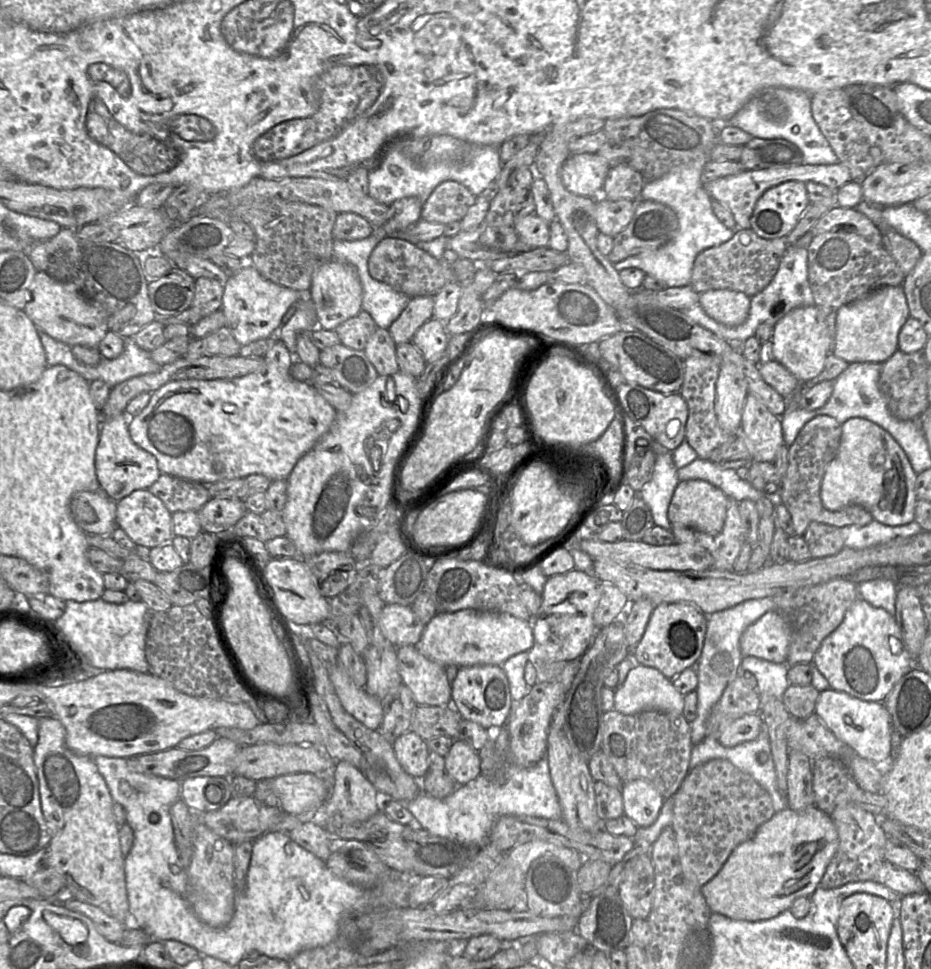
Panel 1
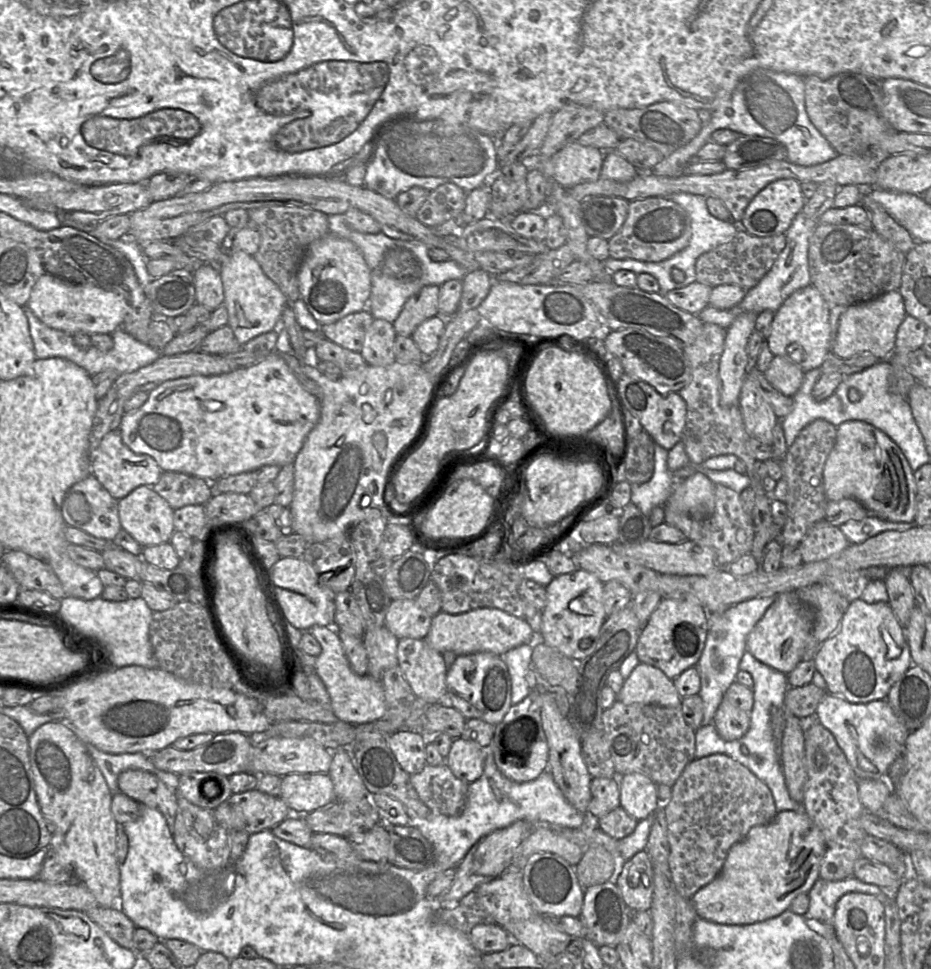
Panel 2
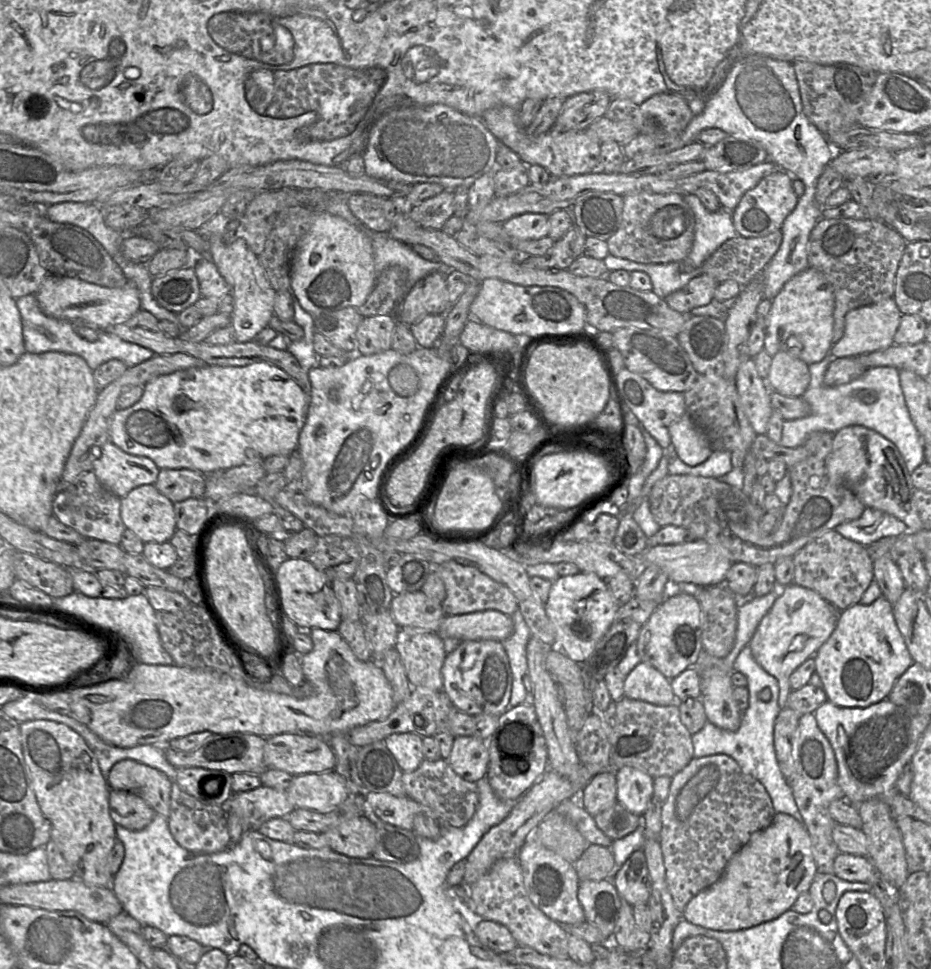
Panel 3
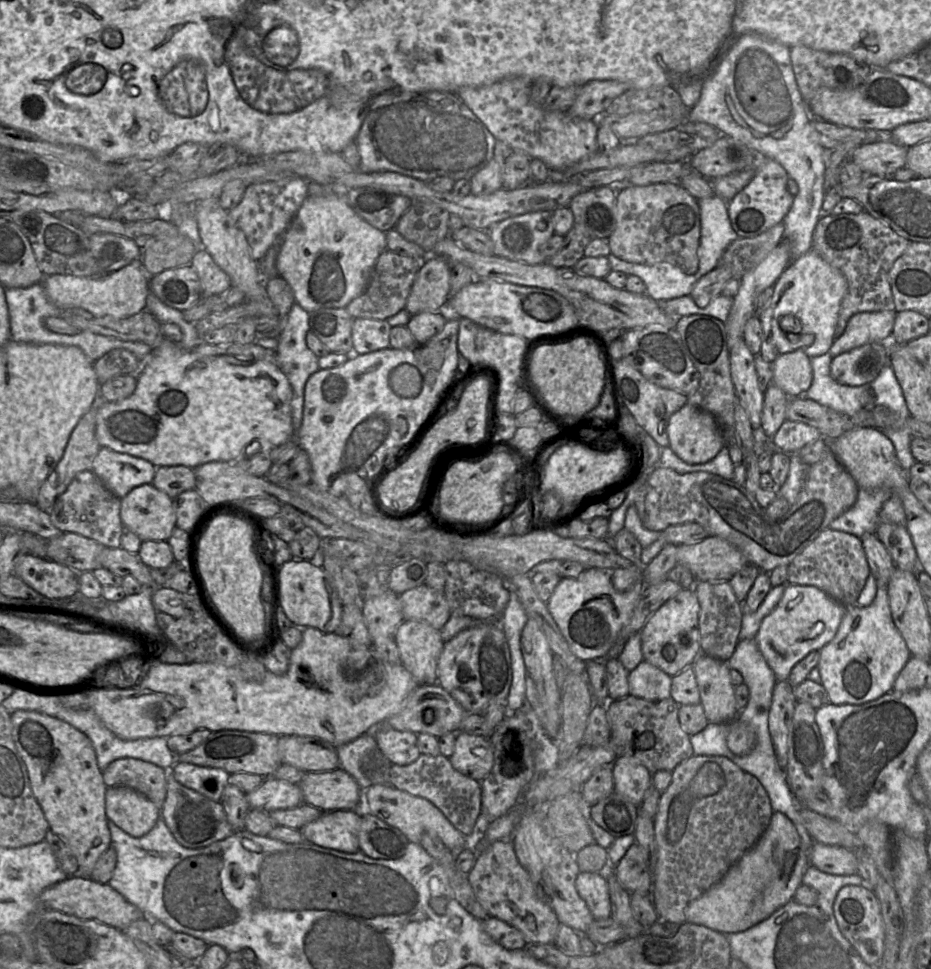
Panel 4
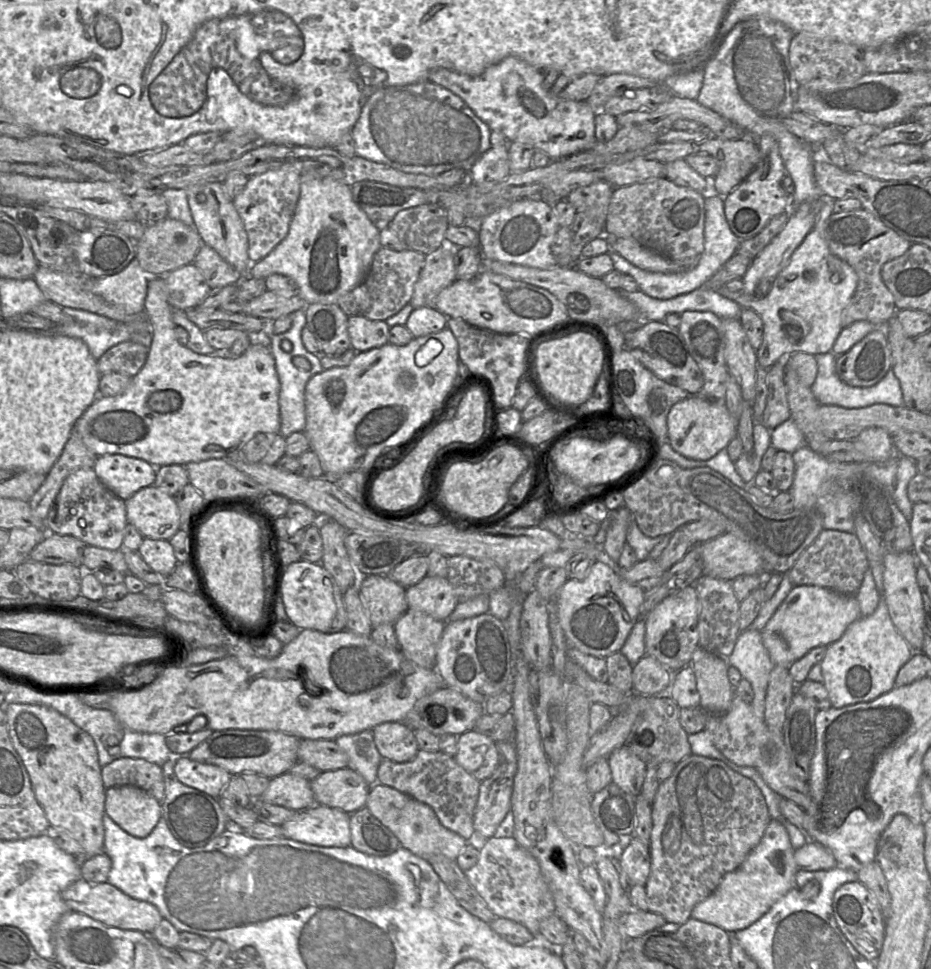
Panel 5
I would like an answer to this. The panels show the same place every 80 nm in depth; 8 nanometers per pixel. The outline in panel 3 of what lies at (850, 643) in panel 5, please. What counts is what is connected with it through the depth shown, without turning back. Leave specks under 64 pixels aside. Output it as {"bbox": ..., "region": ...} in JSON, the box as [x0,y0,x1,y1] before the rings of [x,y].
{"bbox":[814,595,914,707],"region":[[[882,595],[870,605],[860,602],[839,612],[836,627],[814,655],[815,671],[819,675],[827,700],[841,707],[867,707],[887,699],[897,679],[914,662],[897,627],[893,605]]]}

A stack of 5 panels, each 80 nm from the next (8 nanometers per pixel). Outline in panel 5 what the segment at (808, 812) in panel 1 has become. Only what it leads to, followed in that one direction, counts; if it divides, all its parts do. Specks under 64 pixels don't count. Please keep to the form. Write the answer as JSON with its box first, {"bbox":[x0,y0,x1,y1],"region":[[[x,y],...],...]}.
{"bbox":[691,819,799,933],"region":[[[771,819],[757,846],[736,870],[724,876],[708,898],[693,908],[691,918],[717,926],[728,933],[748,928],[796,887],[795,876],[799,867],[794,859],[794,851],[786,828],[779,821]]]}

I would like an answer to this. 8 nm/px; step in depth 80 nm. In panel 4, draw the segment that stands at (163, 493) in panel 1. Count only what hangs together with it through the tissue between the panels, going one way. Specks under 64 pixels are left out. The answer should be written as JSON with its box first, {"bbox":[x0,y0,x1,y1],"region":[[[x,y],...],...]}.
{"bbox":[152,465,196,499],"region":[[[182,465],[158,467],[152,485],[174,499],[182,492],[196,488],[195,471]]]}

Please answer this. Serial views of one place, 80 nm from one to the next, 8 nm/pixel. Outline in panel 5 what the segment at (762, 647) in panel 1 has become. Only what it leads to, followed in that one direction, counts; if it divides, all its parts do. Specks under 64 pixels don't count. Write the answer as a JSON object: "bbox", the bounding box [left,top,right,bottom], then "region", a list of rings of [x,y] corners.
{"bbox":[760,585,862,667],"region":[[[815,585],[793,586],[773,616],[760,631],[762,642],[775,665],[789,667],[792,662],[818,646],[828,646],[862,616],[855,595],[844,595]]]}

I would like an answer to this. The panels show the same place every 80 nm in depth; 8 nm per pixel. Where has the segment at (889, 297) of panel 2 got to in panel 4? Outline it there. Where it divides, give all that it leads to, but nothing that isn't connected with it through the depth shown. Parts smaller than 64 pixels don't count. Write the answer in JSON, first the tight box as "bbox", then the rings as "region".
{"bbox":[829,310,895,357],"region":[[[895,310],[861,312],[853,315],[841,336],[835,339],[829,353],[832,357],[873,342],[891,340]]]}

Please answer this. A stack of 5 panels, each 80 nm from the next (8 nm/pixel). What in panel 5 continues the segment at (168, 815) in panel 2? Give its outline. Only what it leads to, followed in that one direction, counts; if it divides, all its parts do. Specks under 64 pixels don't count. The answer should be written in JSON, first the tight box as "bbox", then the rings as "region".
{"bbox":[101,758,165,802],"region":[[[119,758],[101,768],[106,789],[120,785],[133,785],[151,794],[159,802],[165,797],[162,767],[138,758]]]}

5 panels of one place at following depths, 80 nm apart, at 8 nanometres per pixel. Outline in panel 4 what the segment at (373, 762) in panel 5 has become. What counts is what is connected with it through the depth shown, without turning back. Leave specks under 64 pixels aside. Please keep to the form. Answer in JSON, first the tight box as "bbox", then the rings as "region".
{"bbox":[336,733,378,792],"region":[[[365,733],[336,748],[340,763],[338,768],[348,772],[357,781],[363,792],[373,785],[362,772],[361,761],[367,753],[378,748],[374,735]]]}

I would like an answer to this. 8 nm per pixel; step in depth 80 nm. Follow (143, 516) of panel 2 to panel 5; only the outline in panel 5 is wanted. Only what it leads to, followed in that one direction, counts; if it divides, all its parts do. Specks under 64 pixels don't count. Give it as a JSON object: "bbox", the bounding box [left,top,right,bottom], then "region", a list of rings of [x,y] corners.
{"bbox":[125,485,182,540],"region":[[[154,485],[140,489],[125,502],[127,522],[133,524],[144,538],[170,540],[182,528],[182,517],[174,496]]]}

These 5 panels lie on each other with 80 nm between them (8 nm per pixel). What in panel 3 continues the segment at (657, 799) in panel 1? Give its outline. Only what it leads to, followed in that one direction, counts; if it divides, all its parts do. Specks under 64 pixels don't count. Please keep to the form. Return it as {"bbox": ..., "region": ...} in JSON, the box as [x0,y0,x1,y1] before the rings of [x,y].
{"bbox":[612,766,653,817],"region":[[[630,766],[612,770],[616,778],[617,802],[641,817],[653,797],[653,778]]]}

